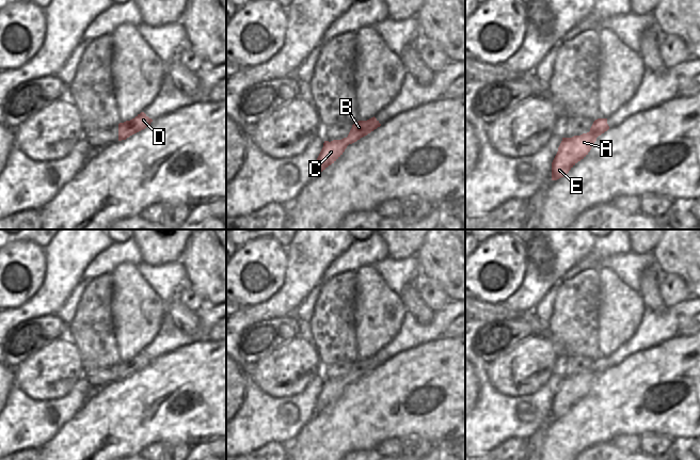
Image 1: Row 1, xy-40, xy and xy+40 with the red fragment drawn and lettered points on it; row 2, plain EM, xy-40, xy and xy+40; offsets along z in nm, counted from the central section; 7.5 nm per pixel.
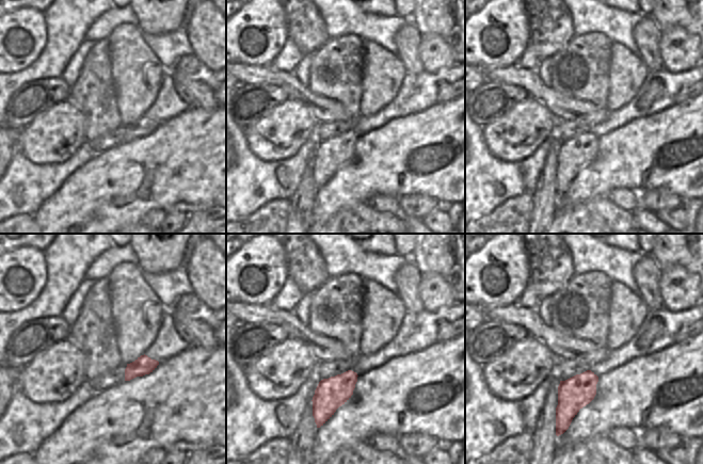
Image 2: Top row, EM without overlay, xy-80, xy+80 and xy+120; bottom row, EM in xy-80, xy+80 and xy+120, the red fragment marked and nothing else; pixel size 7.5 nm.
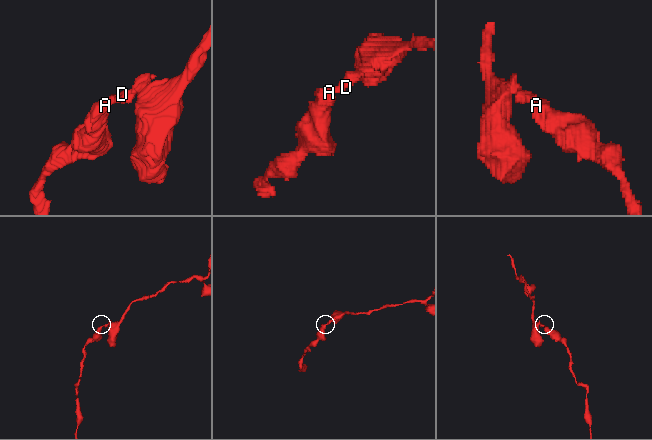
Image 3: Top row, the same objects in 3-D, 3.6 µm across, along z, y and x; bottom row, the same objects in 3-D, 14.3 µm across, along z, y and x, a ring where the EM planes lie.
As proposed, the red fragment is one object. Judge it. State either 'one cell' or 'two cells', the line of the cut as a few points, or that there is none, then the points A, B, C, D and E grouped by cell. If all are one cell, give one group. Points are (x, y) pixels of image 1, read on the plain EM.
one cell; cut none; groups A B C D E

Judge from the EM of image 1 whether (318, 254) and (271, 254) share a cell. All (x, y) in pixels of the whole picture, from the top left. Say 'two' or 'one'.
two

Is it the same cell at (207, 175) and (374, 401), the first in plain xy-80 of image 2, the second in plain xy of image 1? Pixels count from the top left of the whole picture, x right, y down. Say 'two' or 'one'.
one

